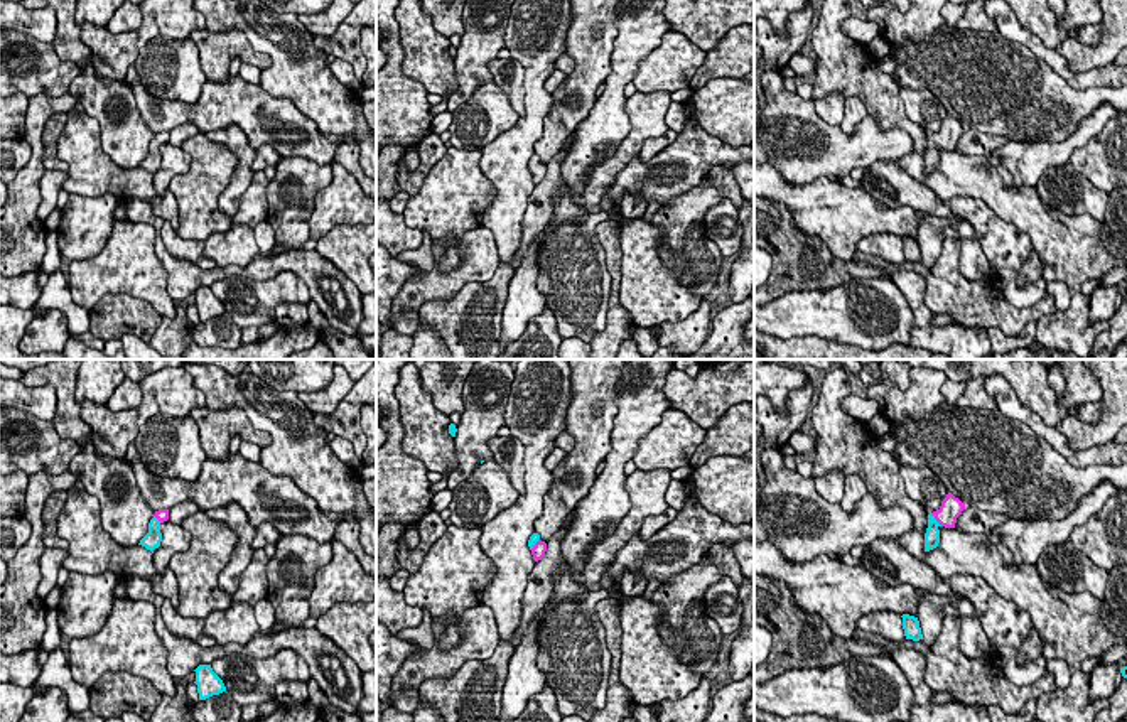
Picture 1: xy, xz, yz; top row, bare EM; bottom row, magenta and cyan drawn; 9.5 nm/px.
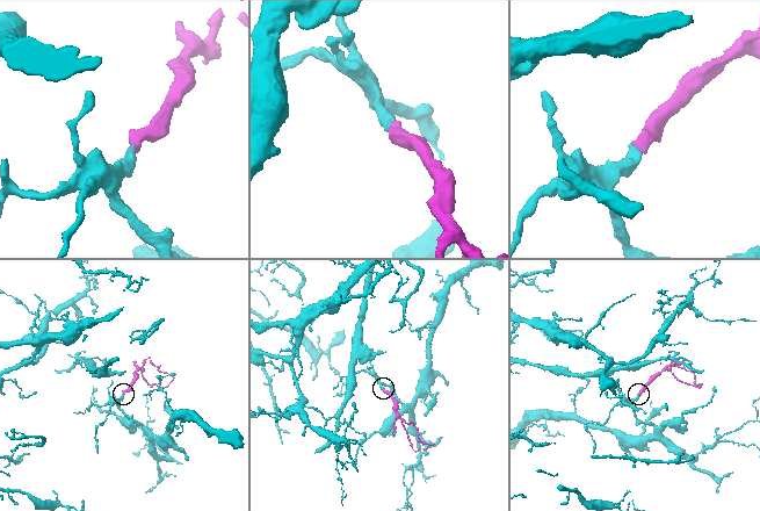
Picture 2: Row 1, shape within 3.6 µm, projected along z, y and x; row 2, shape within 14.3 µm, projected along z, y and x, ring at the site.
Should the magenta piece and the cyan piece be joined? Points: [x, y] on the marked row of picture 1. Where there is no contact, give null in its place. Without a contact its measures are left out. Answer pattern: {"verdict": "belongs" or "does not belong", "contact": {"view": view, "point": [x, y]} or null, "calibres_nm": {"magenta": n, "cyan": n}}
{"verdict": "belongs", "contact": {"view": "yz", "point": [937, 520]}, "calibres_nm": {"magenta": 200, "cyan": 160}}

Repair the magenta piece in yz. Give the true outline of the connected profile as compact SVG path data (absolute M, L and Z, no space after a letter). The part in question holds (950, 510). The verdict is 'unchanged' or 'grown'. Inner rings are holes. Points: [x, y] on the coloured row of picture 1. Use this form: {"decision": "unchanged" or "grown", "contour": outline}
{"decision": "grown", "contour": "M952 493L941 501L941 506L928 515L928 528L925 533L925 552L930 552L940 543L940 526L955 528L957 518L965 509L965 504Z"}

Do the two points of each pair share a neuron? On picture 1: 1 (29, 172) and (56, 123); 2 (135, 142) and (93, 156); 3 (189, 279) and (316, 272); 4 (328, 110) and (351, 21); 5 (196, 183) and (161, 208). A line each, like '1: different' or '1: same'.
1: different
2: different
3: same
4: different
5: different

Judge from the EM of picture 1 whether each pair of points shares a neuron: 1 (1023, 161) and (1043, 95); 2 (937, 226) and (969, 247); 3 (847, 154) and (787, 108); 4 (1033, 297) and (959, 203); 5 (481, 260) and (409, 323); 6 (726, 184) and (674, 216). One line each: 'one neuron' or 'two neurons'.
1: two neurons
2: one neuron
3: one neuron
4: one neuron
5: one neuron
6: one neuron

